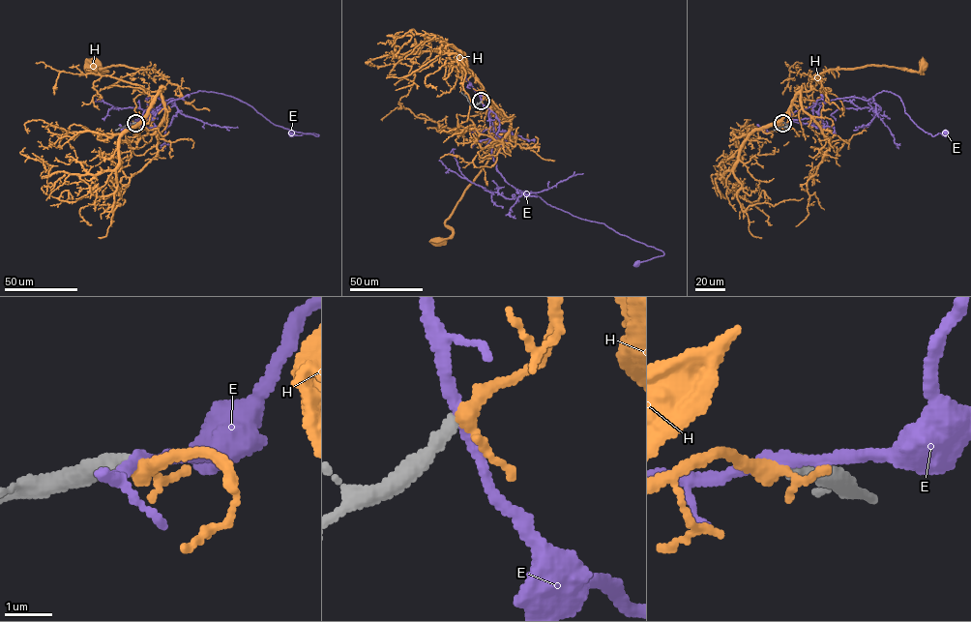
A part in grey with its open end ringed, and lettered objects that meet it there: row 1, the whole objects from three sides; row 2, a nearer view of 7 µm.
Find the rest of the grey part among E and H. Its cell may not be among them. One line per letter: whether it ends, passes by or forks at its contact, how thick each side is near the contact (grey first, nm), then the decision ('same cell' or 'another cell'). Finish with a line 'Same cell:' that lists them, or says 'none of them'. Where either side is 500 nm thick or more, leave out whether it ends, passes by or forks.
E: it passes by; calibres 340 and 240 nm; another cell
H: it passes by; calibres 360 and 280 nm; same cell
Same cell: H

